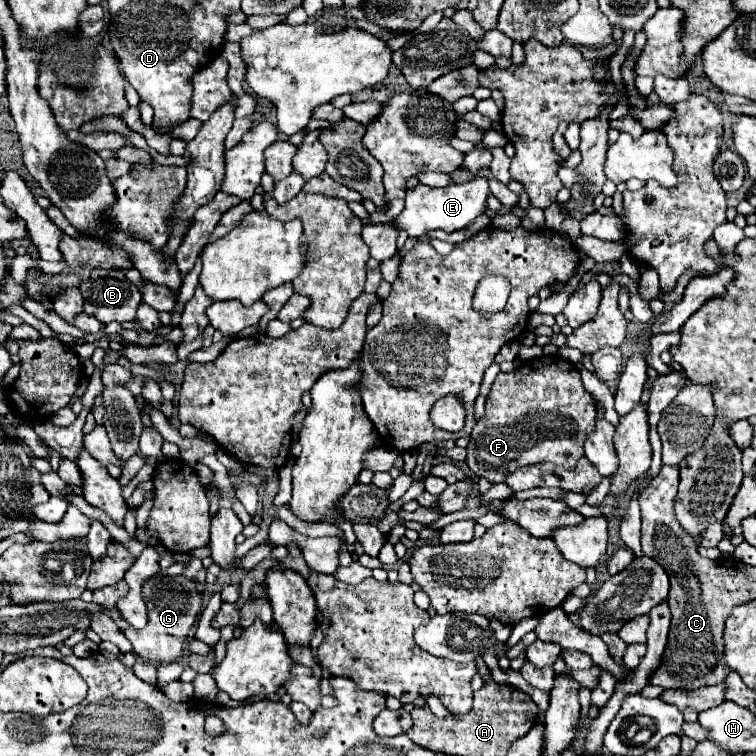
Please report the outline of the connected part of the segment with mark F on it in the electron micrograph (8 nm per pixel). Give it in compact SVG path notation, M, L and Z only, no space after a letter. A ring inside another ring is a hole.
M542 355L524 361L512 373L498 375L486 401L486 413L474 425L474 431L470 435L466 463L478 477L484 477L492 483L502 483L510 473L532 463L552 463L556 467L572 471L578 459L584 455L584 443L592 433L592 427L596 427L596 403L592 395L582 387L576 365L558 355L552 357Z

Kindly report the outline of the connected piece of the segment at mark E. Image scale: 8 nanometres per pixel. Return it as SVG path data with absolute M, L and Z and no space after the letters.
M476 175L474 179L466 183L450 183L446 187L430 187L418 183L414 189L406 191L406 207L404 211L396 217L394 225L398 229L406 229L410 237L422 237L434 229L444 229L444 231L456 231L468 227L478 215L482 215L488 207L488 179Z

